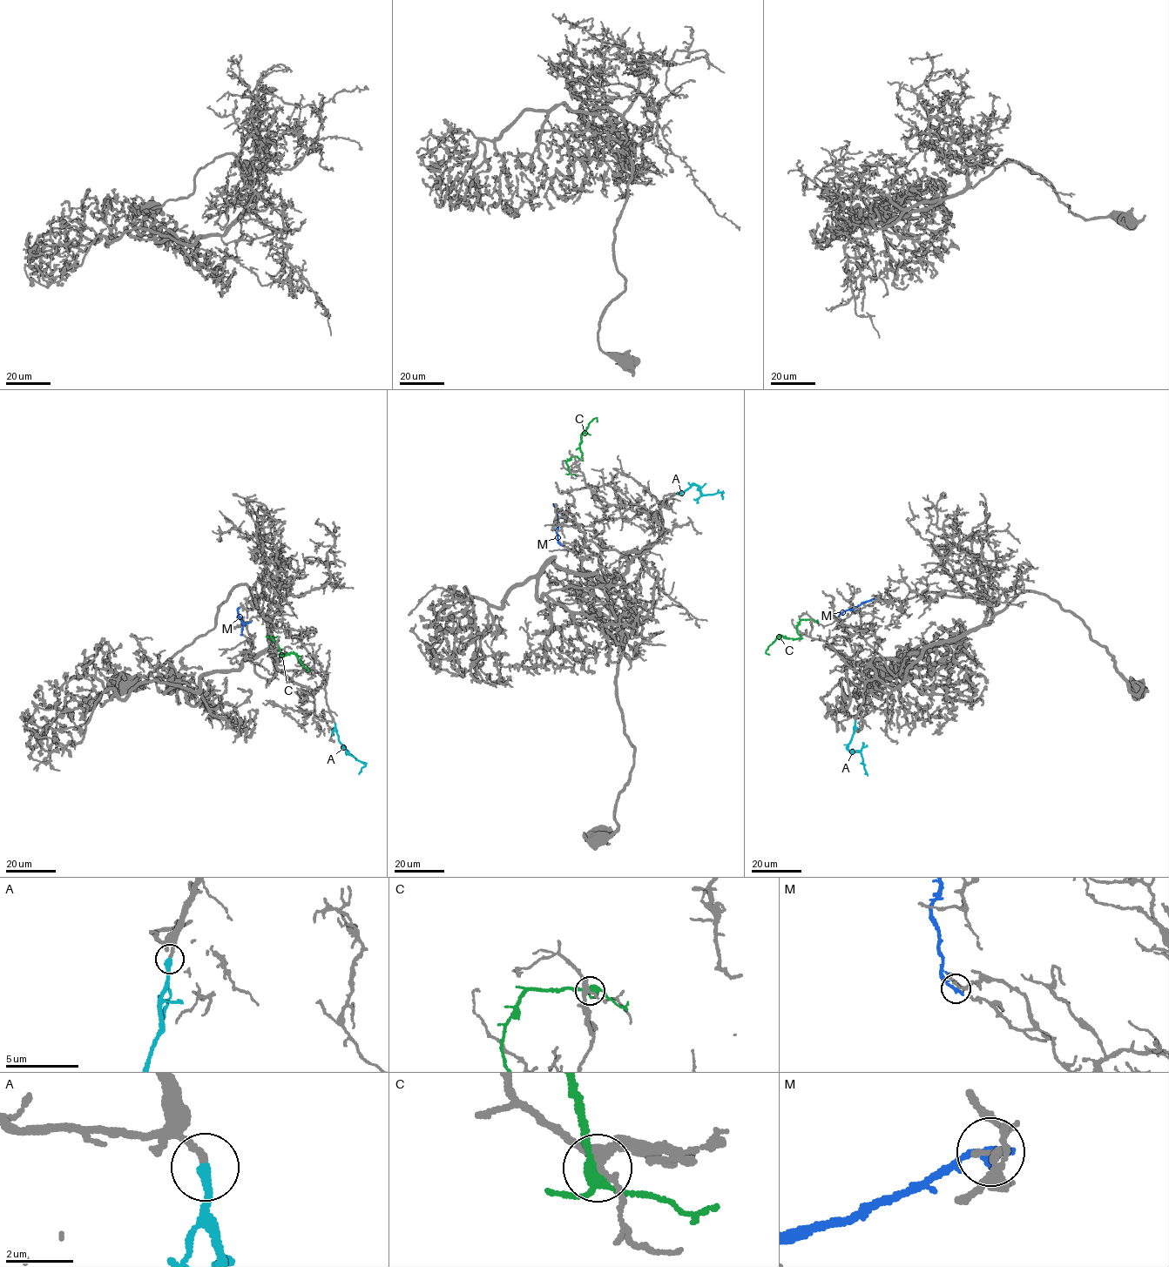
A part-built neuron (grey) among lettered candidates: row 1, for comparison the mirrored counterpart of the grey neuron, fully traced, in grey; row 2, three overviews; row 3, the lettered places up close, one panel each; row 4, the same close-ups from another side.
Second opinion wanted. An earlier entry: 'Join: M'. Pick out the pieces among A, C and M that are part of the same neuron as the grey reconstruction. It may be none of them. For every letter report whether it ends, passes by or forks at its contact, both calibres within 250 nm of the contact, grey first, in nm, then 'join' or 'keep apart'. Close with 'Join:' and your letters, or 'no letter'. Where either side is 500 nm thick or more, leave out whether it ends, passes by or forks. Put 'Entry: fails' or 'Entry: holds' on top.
Entry: fails
A: it ends there; 190 nm thick on the grey side, 300 nm on the other; join
C: it forks there; 280 nm thick on the grey side, 280 nm on the other; keep apart
M: it ends there; 220 nm thick on the grey side, 280 nm on the other; keep apart
Join: A

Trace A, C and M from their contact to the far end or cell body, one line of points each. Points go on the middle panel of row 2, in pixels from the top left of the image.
A: (677, 493), (685, 491), (693, 483), (699, 487), (704, 495), (723, 492), (722, 499)
C: (570, 472), (567, 461), (574, 456), (581, 458), (582, 433), (596, 417), (597, 421)
M: (560, 544), (553, 504)

